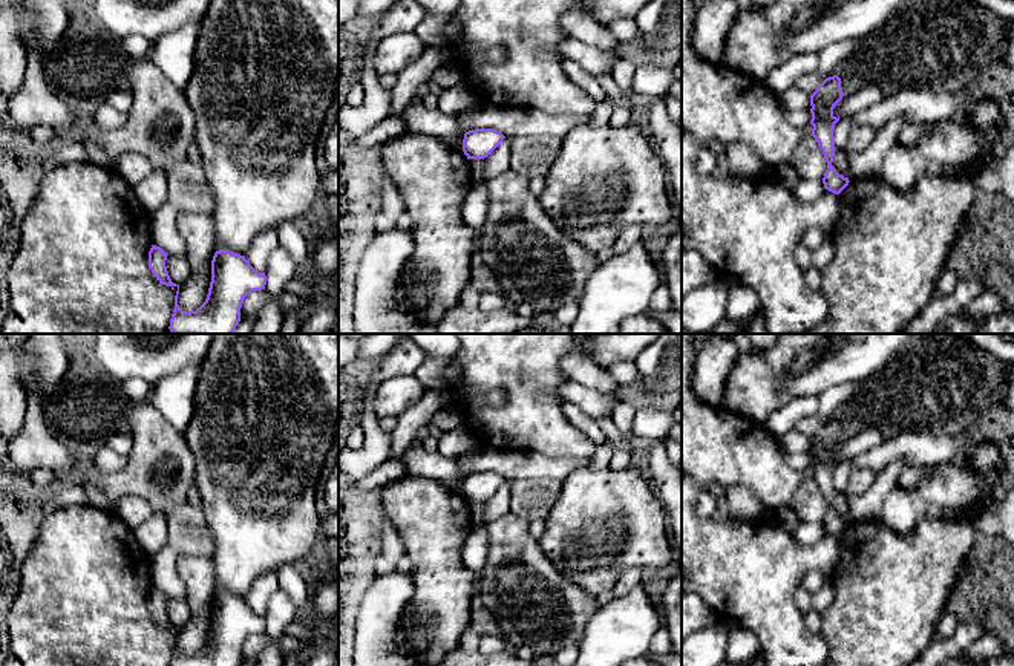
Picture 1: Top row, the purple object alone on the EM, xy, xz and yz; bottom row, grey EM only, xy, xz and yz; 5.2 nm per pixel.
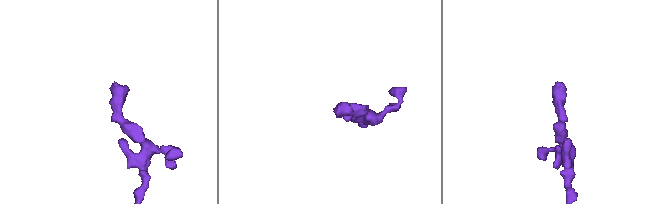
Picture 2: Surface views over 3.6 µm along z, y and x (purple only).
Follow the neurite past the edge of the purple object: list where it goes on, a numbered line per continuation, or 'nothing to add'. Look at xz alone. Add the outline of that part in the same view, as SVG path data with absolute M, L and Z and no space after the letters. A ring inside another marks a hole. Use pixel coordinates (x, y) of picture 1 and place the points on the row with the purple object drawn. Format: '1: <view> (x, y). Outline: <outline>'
nothing to add

